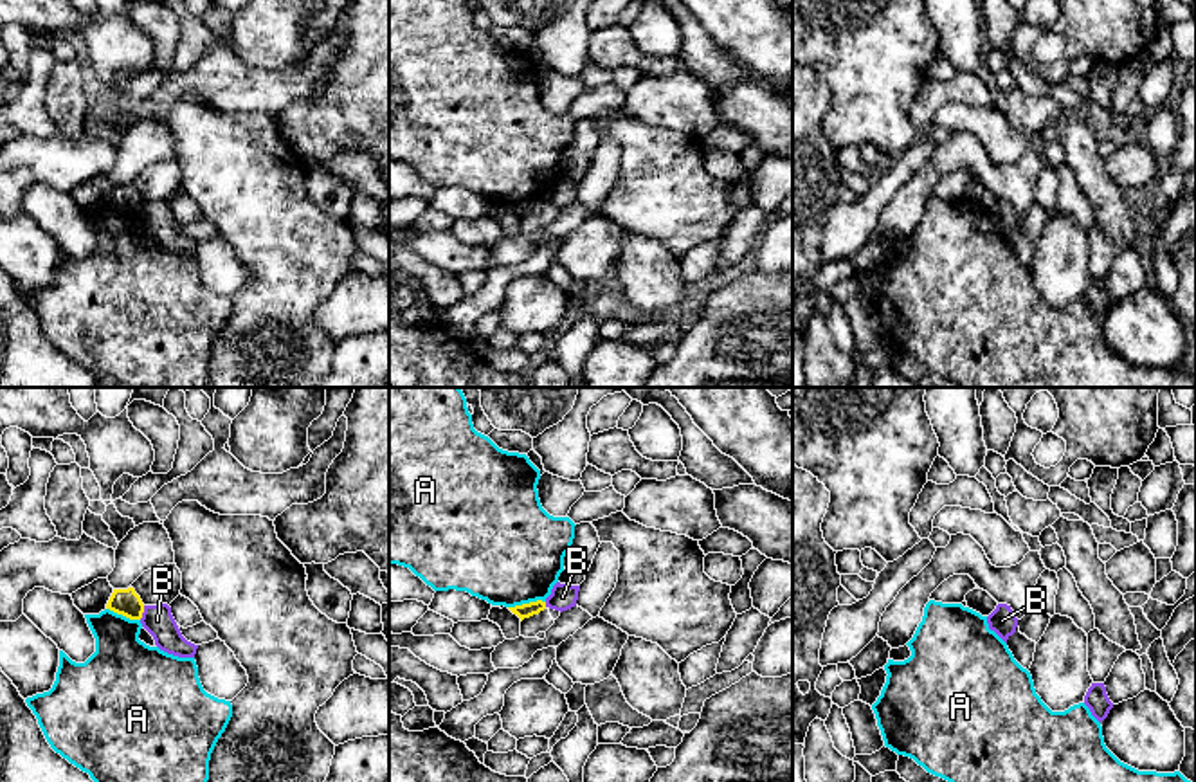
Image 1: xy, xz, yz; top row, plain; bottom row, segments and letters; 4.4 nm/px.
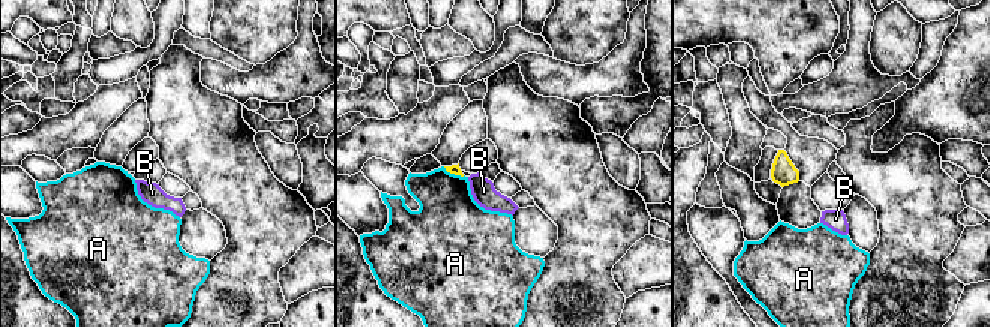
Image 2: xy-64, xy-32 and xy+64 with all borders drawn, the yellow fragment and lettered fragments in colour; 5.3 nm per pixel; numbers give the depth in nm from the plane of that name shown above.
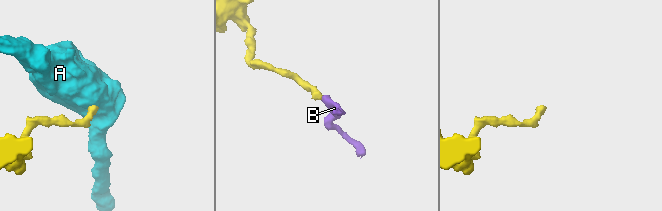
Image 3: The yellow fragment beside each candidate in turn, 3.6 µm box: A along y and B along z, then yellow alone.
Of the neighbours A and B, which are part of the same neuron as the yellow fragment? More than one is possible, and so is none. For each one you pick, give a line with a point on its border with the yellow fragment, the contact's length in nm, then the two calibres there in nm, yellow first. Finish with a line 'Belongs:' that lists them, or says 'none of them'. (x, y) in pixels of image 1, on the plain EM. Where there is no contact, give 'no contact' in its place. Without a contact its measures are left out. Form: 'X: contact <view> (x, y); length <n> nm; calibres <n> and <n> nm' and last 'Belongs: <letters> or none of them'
Belongs: none of them

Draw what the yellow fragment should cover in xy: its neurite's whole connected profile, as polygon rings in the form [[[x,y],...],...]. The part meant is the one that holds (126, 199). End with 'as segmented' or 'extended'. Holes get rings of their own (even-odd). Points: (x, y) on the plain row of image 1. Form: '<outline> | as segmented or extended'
[[[133,184],[128,186],[113,186],[106,205],[122,211],[130,216],[140,216],[144,209],[144,200]]] | as segmented

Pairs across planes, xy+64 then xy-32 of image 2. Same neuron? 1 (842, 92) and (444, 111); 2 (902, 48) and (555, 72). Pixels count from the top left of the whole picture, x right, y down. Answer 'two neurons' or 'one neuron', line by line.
1: two neurons
2: two neurons

